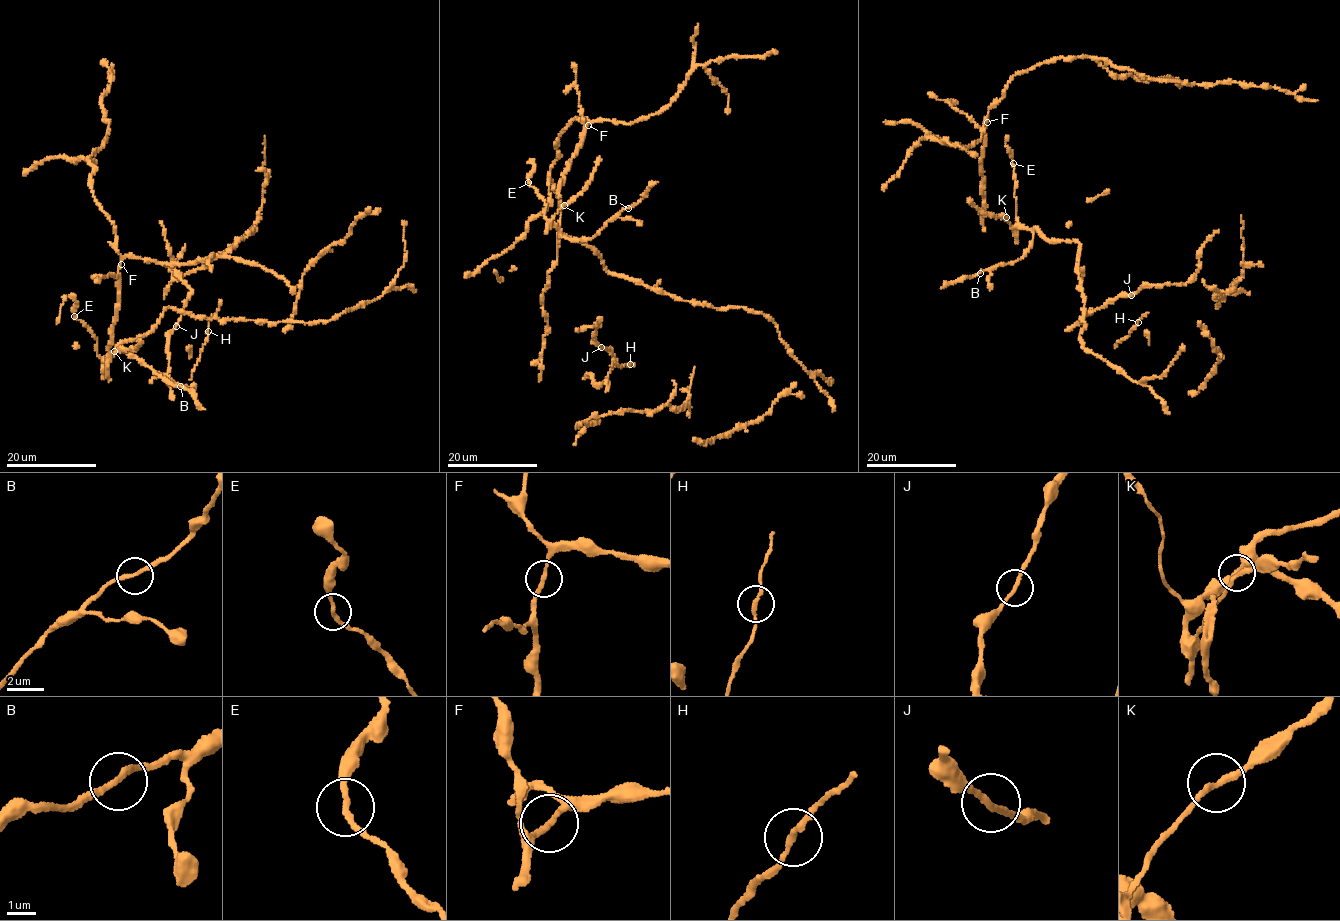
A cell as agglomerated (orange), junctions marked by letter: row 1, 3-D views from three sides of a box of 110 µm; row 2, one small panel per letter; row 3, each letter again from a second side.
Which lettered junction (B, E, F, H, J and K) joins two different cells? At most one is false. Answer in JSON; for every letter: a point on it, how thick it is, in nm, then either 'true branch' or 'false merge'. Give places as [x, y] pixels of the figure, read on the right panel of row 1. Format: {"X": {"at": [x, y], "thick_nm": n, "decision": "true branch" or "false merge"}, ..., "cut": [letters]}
{"B": {"at": [980, 273], "thick_nm": 200, "decision": "true branch"}, "E": {"at": [1013, 163], "thick_nm": 190, "decision": "true branch"}, "F": {"at": [987, 122], "thick_nm": 190, "decision": "true branch"}, "H": {"at": [1138, 322], "thick_nm": 190, "decision": "true branch"}, "J": {"at": [1131, 295], "thick_nm": 190, "decision": "true branch"}, "K": {"at": [1006, 217], "thick_nm": 200, "decision": "true branch"}, "cut": []}

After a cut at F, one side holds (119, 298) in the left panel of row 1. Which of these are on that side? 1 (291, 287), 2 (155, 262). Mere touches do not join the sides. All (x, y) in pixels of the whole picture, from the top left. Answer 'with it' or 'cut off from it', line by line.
1: cut off from it
2: cut off from it

